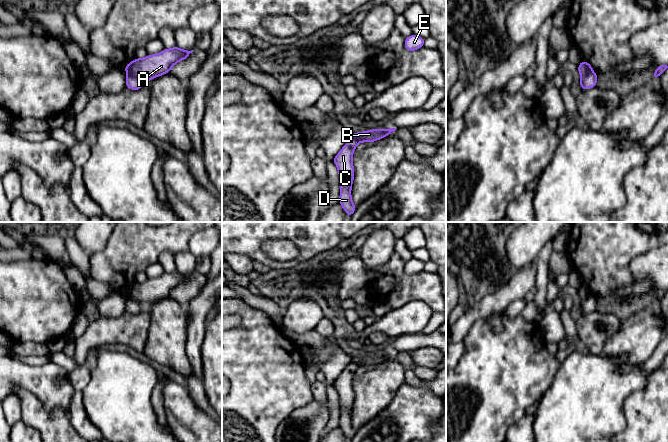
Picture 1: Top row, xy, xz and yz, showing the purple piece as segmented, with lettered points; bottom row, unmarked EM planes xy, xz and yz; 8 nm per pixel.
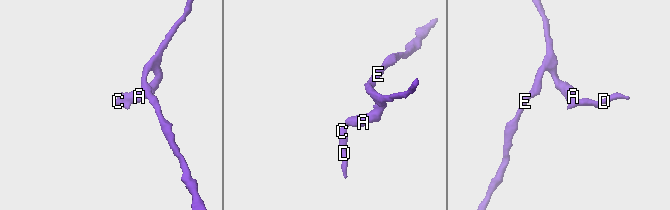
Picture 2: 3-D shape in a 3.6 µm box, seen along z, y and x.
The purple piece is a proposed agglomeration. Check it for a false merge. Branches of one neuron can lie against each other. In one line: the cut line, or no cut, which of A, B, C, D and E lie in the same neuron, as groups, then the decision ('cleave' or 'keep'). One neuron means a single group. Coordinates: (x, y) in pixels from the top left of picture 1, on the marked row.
cut in xy along (127, 72), (145, 81); A B E / C D; cleave

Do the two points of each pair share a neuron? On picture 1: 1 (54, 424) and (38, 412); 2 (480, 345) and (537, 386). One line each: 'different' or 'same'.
1: same
2: same

